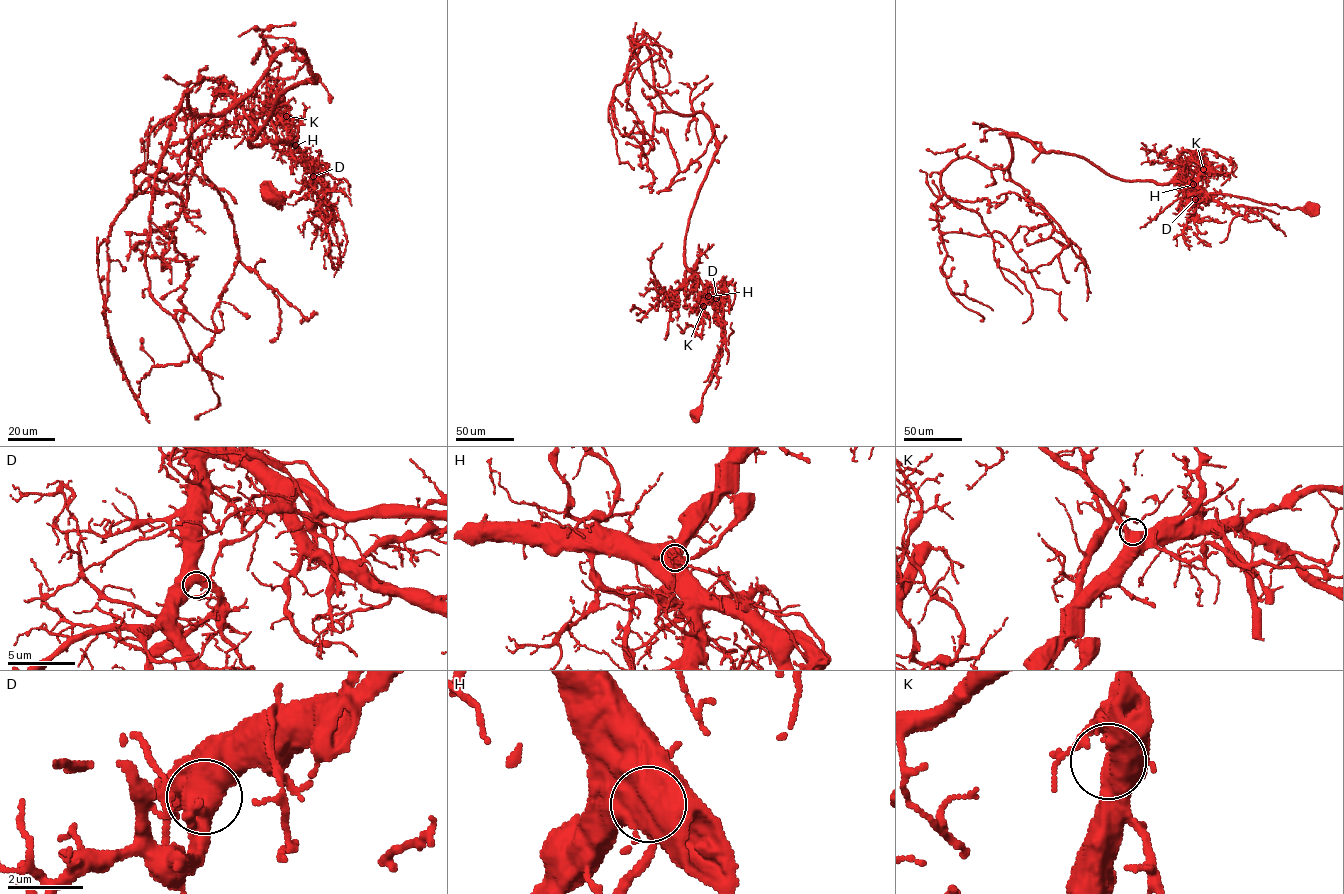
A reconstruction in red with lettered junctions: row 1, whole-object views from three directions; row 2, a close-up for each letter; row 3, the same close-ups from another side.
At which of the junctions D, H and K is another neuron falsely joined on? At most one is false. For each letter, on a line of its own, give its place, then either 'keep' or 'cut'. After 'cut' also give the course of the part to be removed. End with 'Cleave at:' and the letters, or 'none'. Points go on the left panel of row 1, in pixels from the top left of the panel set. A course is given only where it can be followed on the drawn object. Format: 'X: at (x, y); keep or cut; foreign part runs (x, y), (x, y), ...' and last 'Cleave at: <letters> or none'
D: at (313, 176); keep
H: at (295, 145); keep
K: at (286, 116); keep
Cleave at: none

